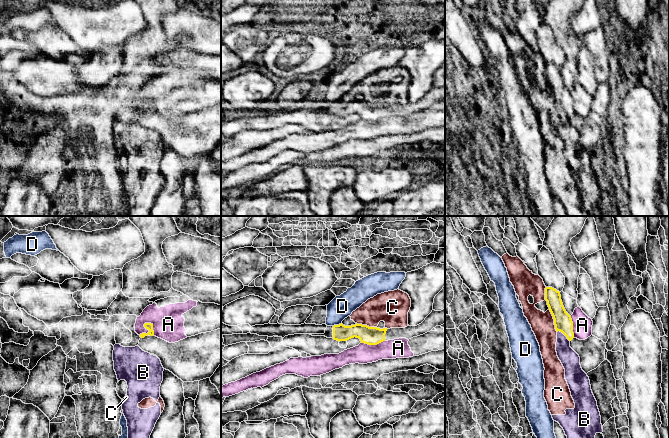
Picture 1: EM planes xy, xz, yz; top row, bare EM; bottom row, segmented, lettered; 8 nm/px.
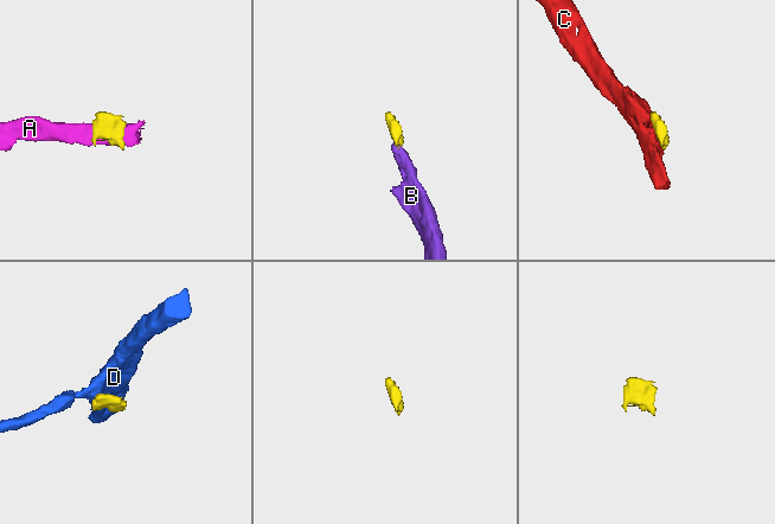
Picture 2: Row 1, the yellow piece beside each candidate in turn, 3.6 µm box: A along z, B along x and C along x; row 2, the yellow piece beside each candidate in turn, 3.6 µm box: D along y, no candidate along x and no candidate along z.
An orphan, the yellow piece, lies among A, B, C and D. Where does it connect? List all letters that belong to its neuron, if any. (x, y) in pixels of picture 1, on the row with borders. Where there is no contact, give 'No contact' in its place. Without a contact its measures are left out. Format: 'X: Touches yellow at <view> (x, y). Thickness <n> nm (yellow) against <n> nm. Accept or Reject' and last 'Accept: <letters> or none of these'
A: Touches yellow at xy (146, 328). Thickness 60 nm (yellow) against 260 nm. Reject
B: Touches yellow at yz (564, 334). Thickness 140 nm (yellow) against 150 nm. Reject
C: Touches yellow at yz (554, 320). Thickness 140 nm (yellow) against 190 nm. Reject
D: Touches yellow at xz (337, 325). Thickness 140 nm (yellow) against 180 nm. Reject
Accept: none of these

